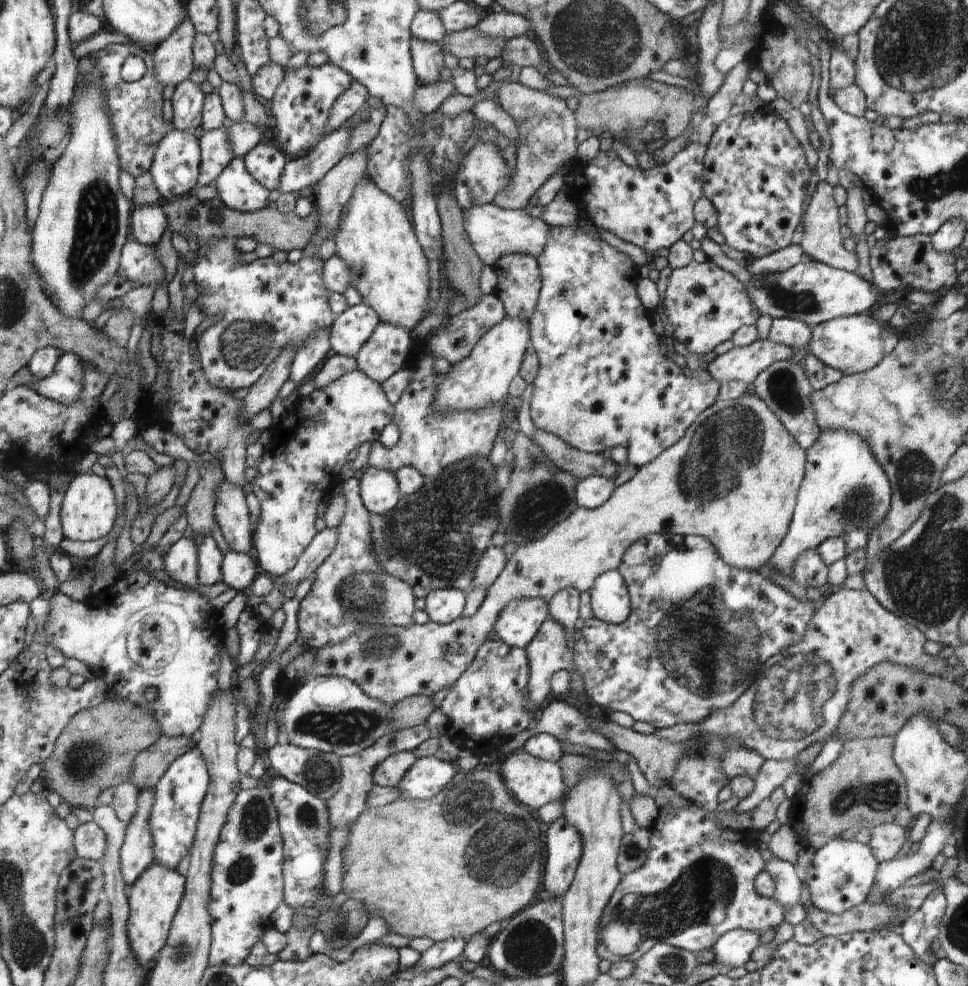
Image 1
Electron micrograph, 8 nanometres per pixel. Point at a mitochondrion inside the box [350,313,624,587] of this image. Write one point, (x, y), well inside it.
(437, 533)

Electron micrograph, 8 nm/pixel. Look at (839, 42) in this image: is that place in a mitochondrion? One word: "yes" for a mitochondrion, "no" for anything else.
no

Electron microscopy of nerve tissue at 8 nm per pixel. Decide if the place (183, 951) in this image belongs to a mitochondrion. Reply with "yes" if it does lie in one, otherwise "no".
yes

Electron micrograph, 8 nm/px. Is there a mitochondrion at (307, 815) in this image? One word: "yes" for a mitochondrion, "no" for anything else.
yes

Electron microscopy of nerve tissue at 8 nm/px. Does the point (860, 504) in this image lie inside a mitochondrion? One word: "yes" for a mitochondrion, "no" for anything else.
yes

